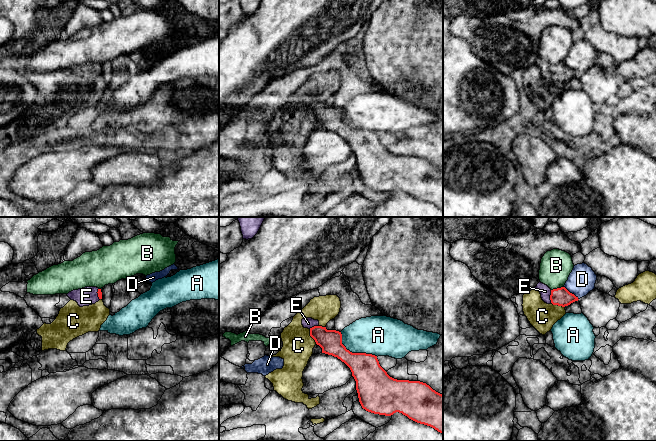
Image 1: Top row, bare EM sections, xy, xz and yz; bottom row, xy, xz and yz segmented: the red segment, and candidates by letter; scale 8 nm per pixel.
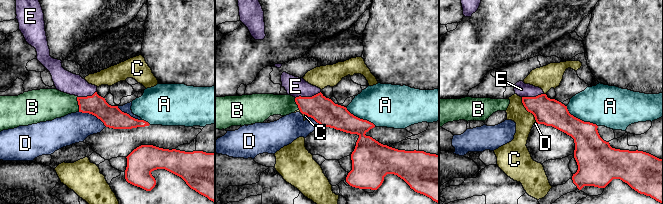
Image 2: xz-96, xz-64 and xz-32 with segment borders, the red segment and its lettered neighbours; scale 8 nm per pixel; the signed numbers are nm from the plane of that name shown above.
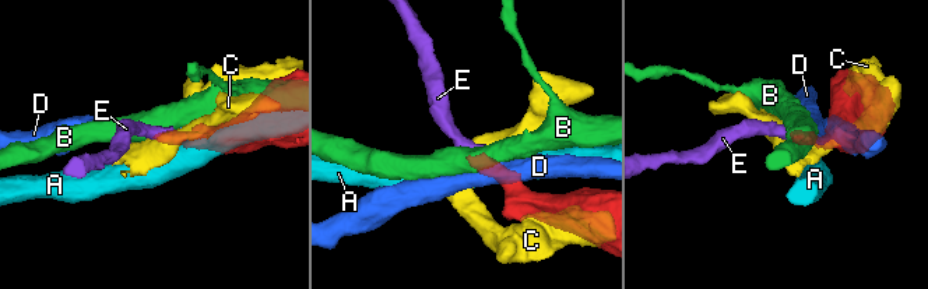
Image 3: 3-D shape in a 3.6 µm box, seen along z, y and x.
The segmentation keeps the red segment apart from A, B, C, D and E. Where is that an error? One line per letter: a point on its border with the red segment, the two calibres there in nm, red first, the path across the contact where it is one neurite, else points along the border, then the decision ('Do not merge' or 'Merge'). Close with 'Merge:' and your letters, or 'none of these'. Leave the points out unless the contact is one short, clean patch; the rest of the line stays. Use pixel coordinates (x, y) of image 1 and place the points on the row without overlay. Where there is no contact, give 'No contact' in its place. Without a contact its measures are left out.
A: Touches red at xz (354, 129). Thickness 260 nm (red) against 320 nm. Do not merge
B: Touches red at yz (557, 64). Thickness 140 nm (red) against 260 nm. Boundary: yz (563, 62), (551, 66). Do not merge
C: Touches red at xz (310, 111). Thickness 180 nm (red) against 240 nm. Do not merge
D: Touches red at yz (571, 69). Thickness 140 nm (red) against 220 nm. Do not merge
E: Touches red at yz (550, 72). Thickness 140 nm (red) against 90 nm. Path across: yz (561, 72), (550, 72), (545, 67). Merge
Merge: E

